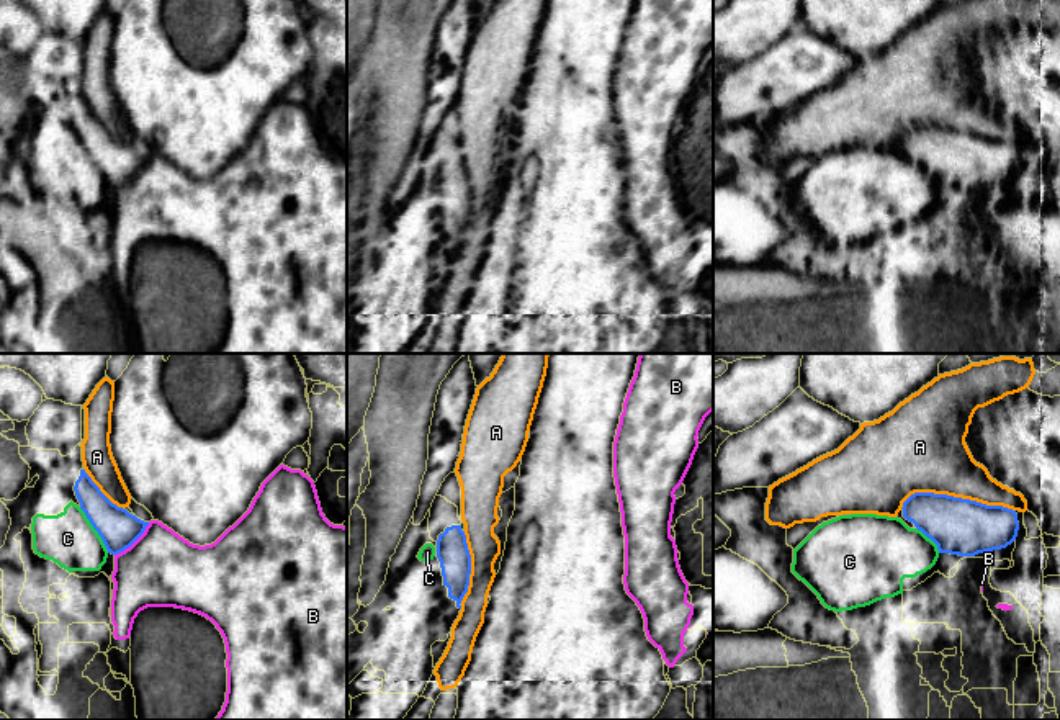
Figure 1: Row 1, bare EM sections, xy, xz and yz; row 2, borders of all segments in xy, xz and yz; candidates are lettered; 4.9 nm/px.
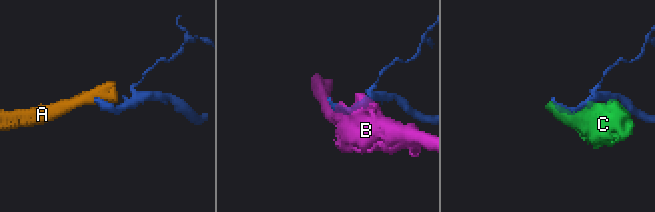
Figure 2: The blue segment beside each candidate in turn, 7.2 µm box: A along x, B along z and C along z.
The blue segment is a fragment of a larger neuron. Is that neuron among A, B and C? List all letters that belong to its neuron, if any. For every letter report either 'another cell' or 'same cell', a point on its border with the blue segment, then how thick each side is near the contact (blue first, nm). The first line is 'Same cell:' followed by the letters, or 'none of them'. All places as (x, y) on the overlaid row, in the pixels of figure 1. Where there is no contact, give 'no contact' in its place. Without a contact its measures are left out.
Same cell: none of them
A: another cell | yz (957, 498) | 280/360 nm
B: another cell | xy (133, 542) | 190/380 nm
C: another cell | xy (95, 529) | 190/260 nm

